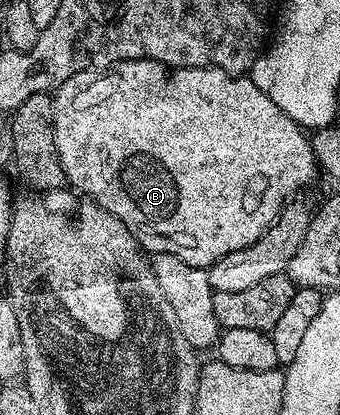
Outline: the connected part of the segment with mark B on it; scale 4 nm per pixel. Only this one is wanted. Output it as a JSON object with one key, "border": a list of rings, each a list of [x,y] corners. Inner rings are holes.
{"border":[[[137,58],[133,62],[119,62],[108,70],[100,72],[82,72],[73,74],[53,94],[53,131],[55,148],[63,164],[65,181],[71,187],[82,190],[86,199],[92,200],[111,212],[135,236],[141,249],[150,255],[170,254],[179,256],[192,266],[208,268],[220,258],[236,250],[247,248],[263,236],[265,229],[276,220],[286,202],[294,197],[296,190],[301,190],[313,177],[318,176],[319,167],[312,152],[312,144],[306,131],[297,125],[291,116],[287,116],[259,88],[255,88],[252,78],[234,76],[215,70],[212,66],[190,66],[174,68],[164,66],[162,62],[148,62],[146,58]]]}

